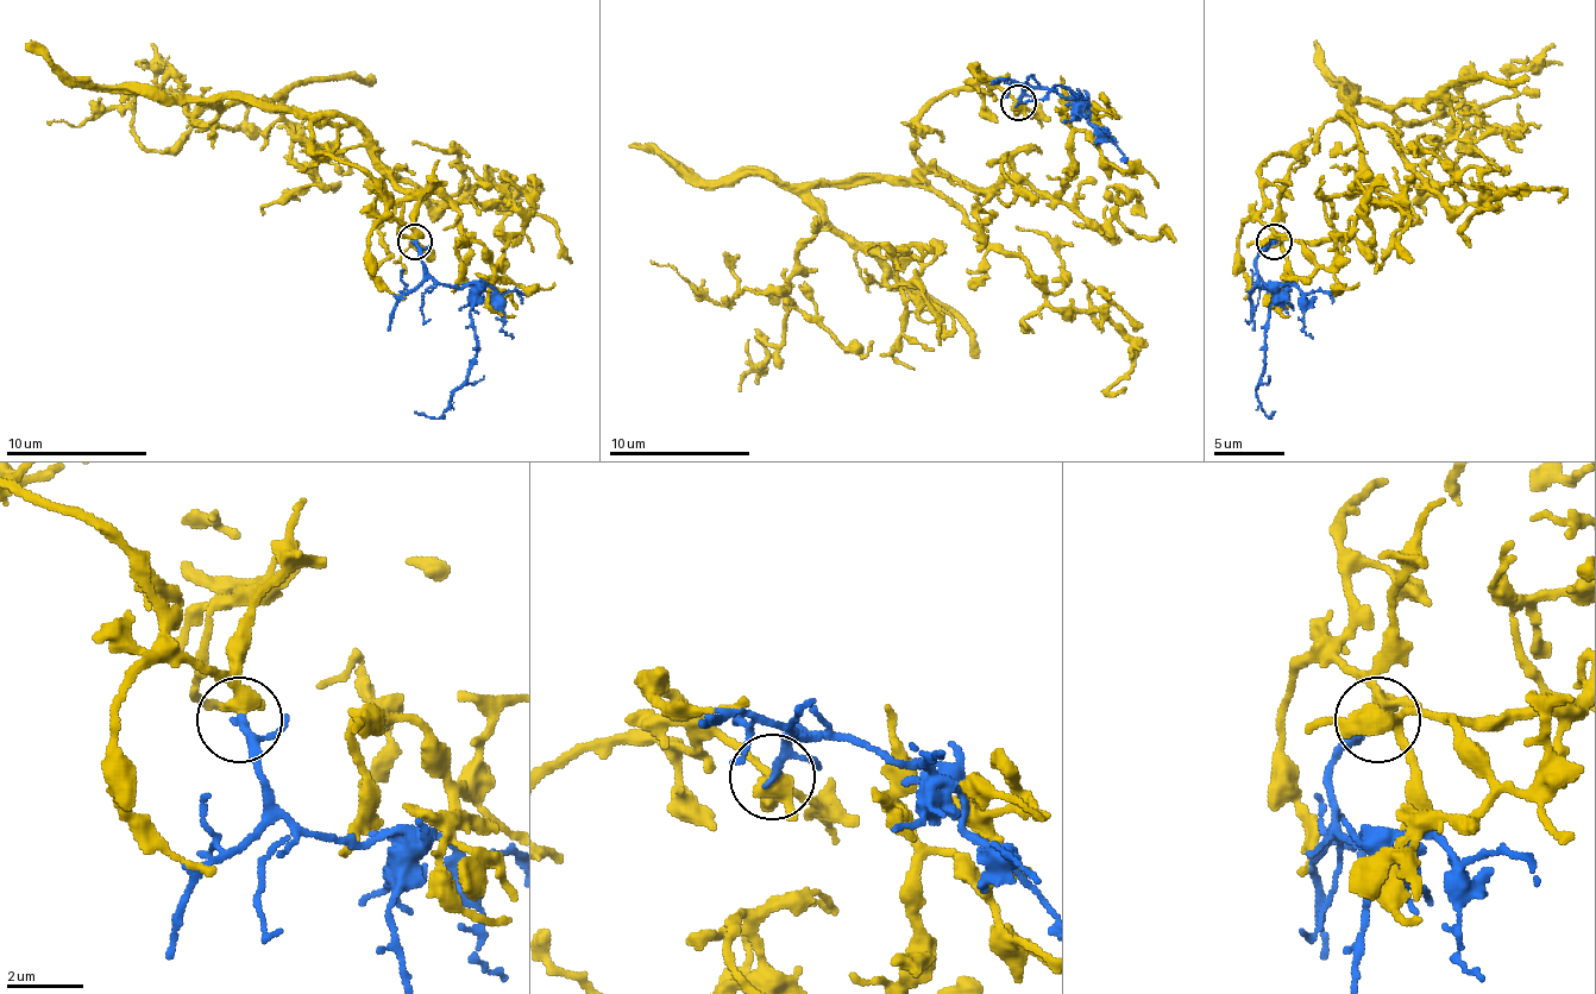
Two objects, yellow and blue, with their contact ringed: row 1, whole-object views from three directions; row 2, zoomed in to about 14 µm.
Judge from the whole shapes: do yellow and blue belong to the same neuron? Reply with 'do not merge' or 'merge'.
do not merge

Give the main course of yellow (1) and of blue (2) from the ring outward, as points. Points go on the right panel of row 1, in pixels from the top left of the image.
1: (1274, 239), (1274, 153), (1356, 98), (1405, 123), (1465, 105), (1476, 132), (1462, 150), (1472, 108), (1430, 123)
2: (1274, 243), (1257, 260), (1257, 281), (1270, 291), (1257, 404), (1270, 419), (1274, 411)

